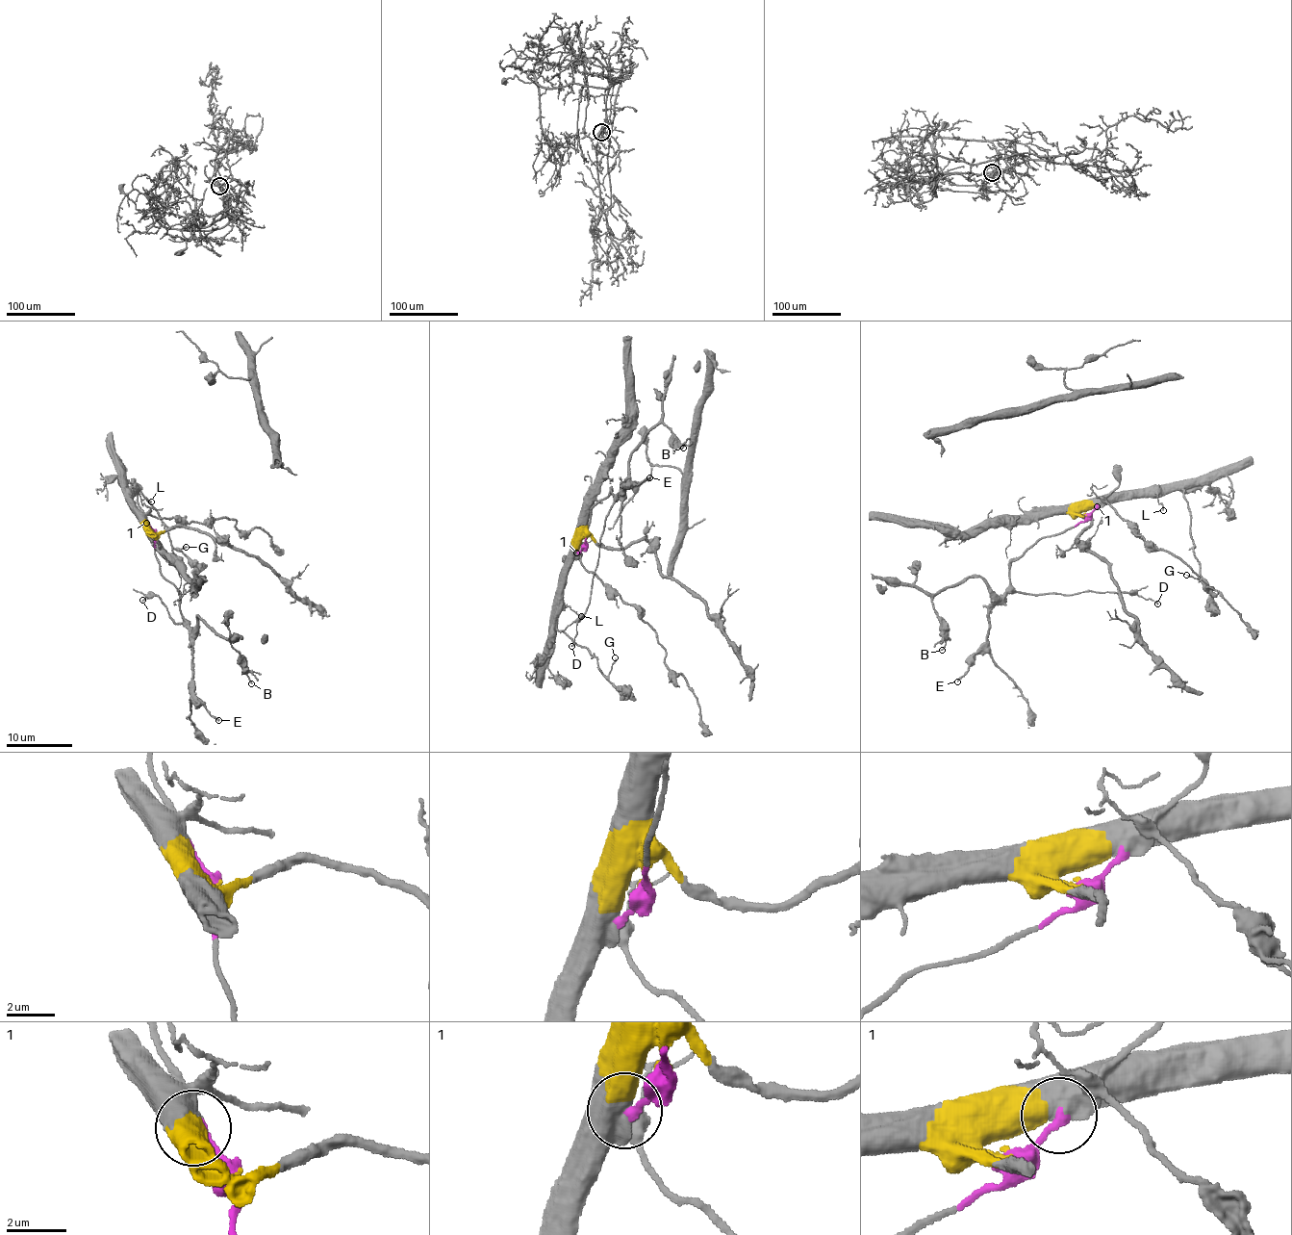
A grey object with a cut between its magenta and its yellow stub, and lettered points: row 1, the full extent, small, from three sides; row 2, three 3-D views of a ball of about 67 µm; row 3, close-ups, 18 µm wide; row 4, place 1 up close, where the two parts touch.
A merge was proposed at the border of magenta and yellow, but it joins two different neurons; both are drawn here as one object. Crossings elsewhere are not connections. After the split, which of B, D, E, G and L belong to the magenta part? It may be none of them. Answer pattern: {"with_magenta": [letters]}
{"with_magenta": ["B", "D", "E"]}

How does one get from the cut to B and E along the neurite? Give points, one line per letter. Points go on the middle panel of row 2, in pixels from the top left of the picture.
B: (585, 544), (592, 507), (627, 486), (629, 457), (644, 436), (667, 425), (682, 447)
E: (585, 544), (592, 507), (611, 489), (616, 496), (621, 486), (623, 493), (623, 488), (649, 477)

